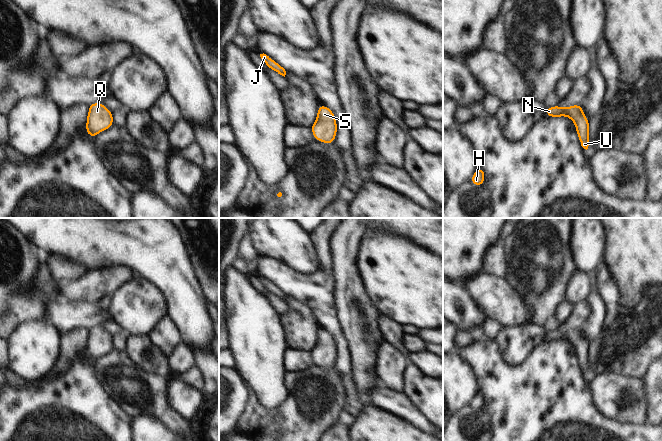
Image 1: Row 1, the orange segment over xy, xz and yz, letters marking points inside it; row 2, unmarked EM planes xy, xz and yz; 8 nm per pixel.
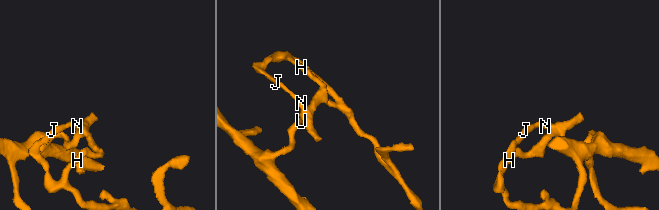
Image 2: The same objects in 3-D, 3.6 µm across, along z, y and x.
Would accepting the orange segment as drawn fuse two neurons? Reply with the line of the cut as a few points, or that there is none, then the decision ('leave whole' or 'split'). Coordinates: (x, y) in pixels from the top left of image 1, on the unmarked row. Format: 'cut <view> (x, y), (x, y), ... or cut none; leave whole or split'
cut none; leave whole

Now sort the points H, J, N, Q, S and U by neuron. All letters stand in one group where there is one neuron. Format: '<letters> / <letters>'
H J N Q S U

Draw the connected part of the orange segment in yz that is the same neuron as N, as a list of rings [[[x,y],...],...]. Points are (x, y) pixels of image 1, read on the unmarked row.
[[[581,328],[571,329],[569,332],[562,332],[557,329],[554,331],[546,331],[547,341],[569,341],[574,347],[579,361],[579,366],[584,373],[588,373],[589,370],[589,344],[582,334]]]

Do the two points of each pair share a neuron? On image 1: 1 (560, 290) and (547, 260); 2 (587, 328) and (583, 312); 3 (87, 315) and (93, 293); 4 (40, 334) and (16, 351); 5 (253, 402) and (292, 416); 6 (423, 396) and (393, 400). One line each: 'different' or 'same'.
1: same
2: different
3: different
4: same
5: same
6: different

